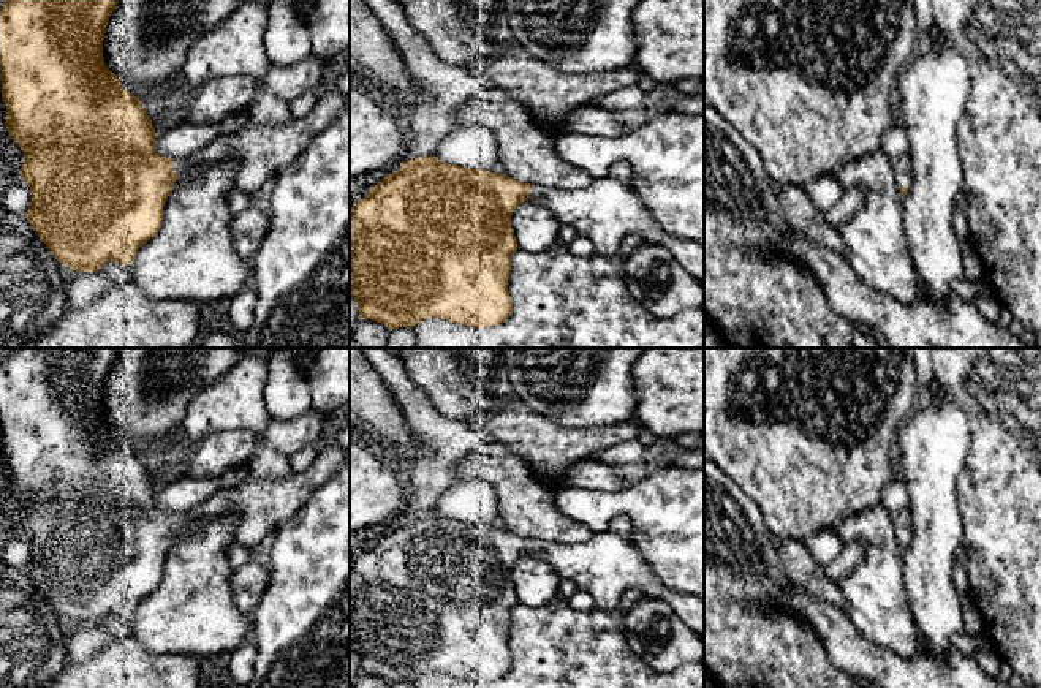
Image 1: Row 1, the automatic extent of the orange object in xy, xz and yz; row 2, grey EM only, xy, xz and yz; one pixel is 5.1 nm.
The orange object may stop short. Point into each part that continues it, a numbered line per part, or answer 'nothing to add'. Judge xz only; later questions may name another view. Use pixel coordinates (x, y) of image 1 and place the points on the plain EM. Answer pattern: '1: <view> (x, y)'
1: xz (606, 565)

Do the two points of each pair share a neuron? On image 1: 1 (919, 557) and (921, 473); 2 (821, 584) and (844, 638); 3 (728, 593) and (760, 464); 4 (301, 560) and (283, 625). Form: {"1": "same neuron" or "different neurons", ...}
{"1": "same neuron", "2": "different neurons", "3": "different neurons", "4": "same neuron"}

